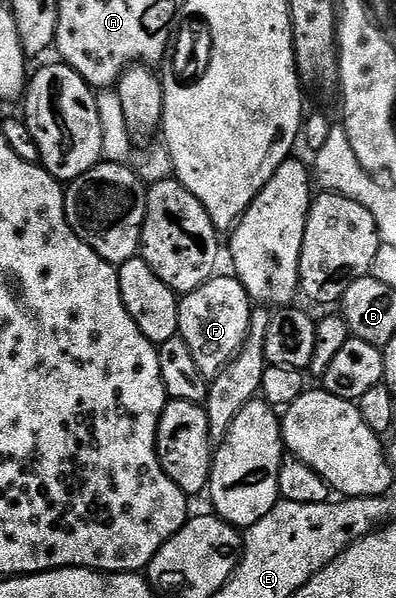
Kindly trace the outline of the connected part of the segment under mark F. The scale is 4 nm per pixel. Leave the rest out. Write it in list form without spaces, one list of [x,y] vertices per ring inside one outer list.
[[[234,275],[210,277],[205,284],[197,287],[197,291],[182,296],[179,302],[178,336],[183,338],[189,351],[193,351],[193,363],[197,363],[197,371],[201,371],[203,377],[214,379],[227,365],[230,365],[249,335],[252,312],[251,296],[245,291],[245,287],[240,283],[238,277]]]

